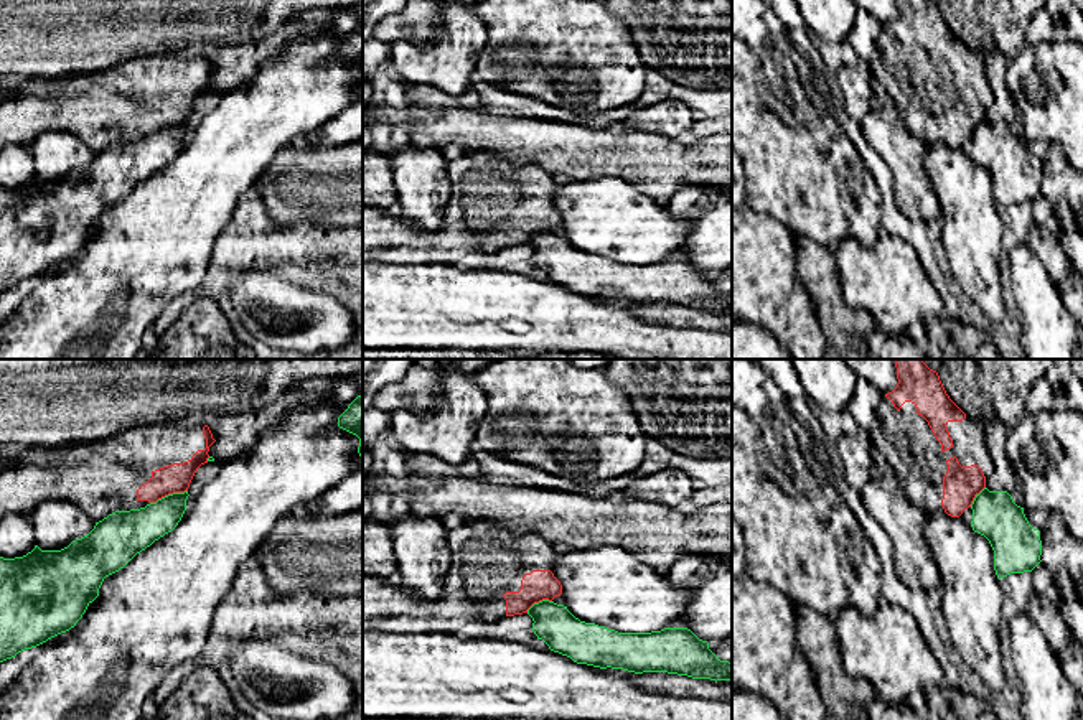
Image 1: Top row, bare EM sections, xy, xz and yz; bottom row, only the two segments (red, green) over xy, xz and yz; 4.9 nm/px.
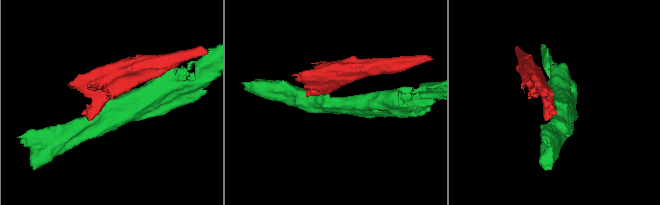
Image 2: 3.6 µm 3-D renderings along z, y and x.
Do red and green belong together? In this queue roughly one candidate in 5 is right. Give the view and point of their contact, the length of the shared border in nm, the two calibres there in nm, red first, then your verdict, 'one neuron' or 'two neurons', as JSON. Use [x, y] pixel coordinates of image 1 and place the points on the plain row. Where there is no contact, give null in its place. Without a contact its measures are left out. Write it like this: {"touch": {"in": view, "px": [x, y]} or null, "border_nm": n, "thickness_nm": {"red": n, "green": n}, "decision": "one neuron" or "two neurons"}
{"touch": {"in": "xy", "px": [168, 124]}, "border_nm": 200, "thickness_nm": {"red": 140, "green": 200}, "decision": "two neurons"}

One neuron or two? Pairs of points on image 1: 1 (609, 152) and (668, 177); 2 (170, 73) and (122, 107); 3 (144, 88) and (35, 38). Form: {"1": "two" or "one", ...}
{"1": "one", "2": "one", "3": "two"}

